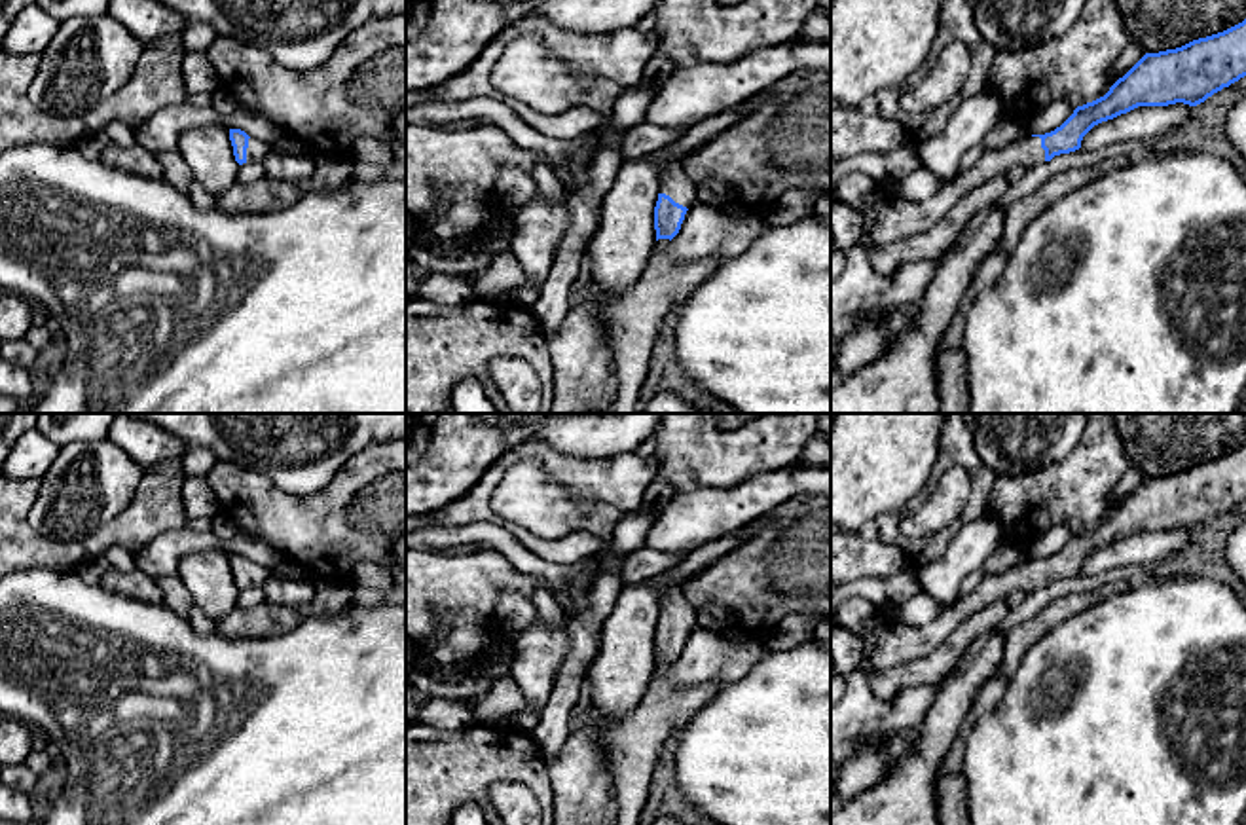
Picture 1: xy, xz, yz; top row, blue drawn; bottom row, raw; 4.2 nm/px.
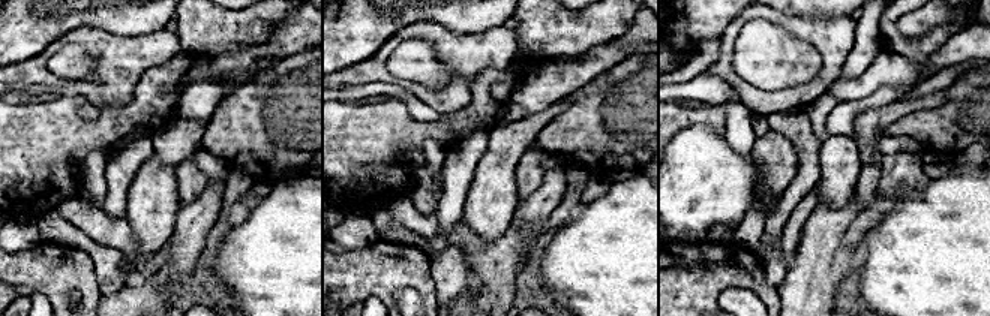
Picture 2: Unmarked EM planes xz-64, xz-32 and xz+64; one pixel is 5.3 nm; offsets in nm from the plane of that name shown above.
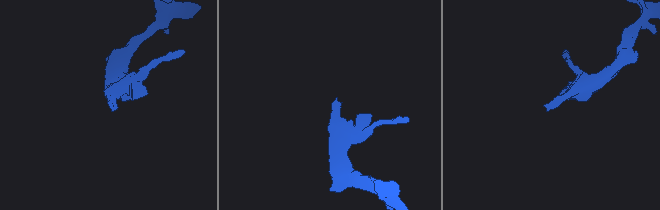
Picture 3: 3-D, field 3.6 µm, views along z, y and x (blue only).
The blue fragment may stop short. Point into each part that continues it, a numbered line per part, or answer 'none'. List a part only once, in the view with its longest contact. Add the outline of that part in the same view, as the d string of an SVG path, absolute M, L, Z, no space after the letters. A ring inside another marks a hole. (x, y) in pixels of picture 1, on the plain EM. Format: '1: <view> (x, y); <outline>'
1: yz (890, 643); M1026 559L1003 573L986 575L967 596L958 597L937 618L924 626L907 626L889 616L863 637L861 669L872 675L880 669L929 656L948 639L971 614L982 611L994 601L1005 599L1013 592L1032 594L1045 586L1041 563Z

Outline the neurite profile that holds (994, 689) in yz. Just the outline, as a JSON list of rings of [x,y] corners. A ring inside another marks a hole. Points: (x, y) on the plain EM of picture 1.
[[[996,675],[979,690],[971,709],[967,711],[967,715],[960,726],[958,742],[950,747],[950,751],[946,753],[946,757],[941,762],[939,779],[962,770],[963,751],[965,751],[963,743],[965,743],[969,732],[975,728],[975,724],[979,723],[982,713],[986,709],[994,707],[1003,698],[1007,681],[1009,679]]]

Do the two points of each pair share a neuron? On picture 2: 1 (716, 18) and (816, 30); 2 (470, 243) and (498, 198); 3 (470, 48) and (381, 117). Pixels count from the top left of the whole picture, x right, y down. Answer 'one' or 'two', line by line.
1: two
2: two
3: two

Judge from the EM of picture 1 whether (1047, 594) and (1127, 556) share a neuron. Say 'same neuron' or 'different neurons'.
different neurons

